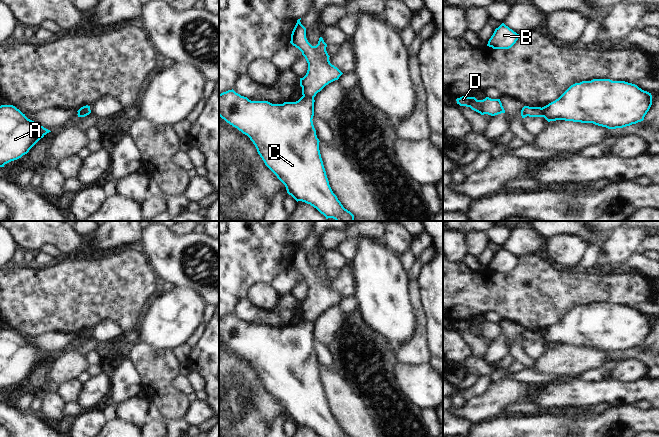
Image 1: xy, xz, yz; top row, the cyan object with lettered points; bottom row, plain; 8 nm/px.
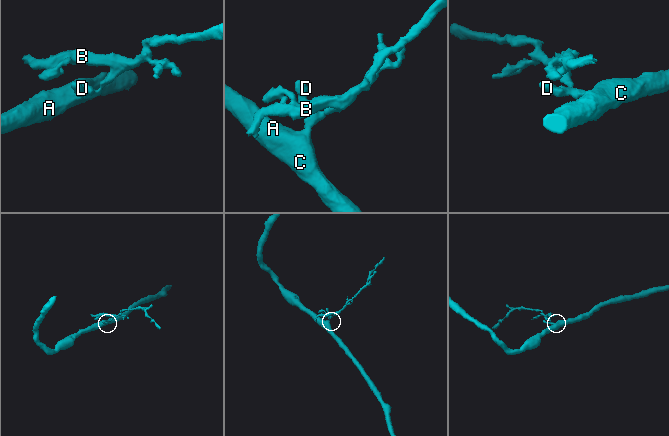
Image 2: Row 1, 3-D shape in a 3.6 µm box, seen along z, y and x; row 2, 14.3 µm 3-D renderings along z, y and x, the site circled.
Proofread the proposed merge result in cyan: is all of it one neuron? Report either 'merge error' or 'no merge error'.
merge error

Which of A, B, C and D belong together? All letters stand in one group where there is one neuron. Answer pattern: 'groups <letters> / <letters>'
groups A C / B D

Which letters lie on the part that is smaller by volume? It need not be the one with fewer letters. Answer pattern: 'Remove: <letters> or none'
Remove: B, D

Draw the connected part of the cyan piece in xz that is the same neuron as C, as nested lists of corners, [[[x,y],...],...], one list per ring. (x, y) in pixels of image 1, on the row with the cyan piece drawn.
[[[233,89],[219,94],[219,116],[227,123],[247,135],[255,145],[265,165],[285,185],[287,193],[297,202],[302,201],[316,208],[326,219],[336,221],[354,221],[354,215],[345,209],[333,193],[326,175],[319,150],[319,139],[313,125],[314,98],[302,96],[296,102],[272,104],[268,101],[251,101]]]

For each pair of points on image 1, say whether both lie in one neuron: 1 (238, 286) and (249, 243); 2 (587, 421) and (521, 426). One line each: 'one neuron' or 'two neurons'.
1: one neuron
2: one neuron

